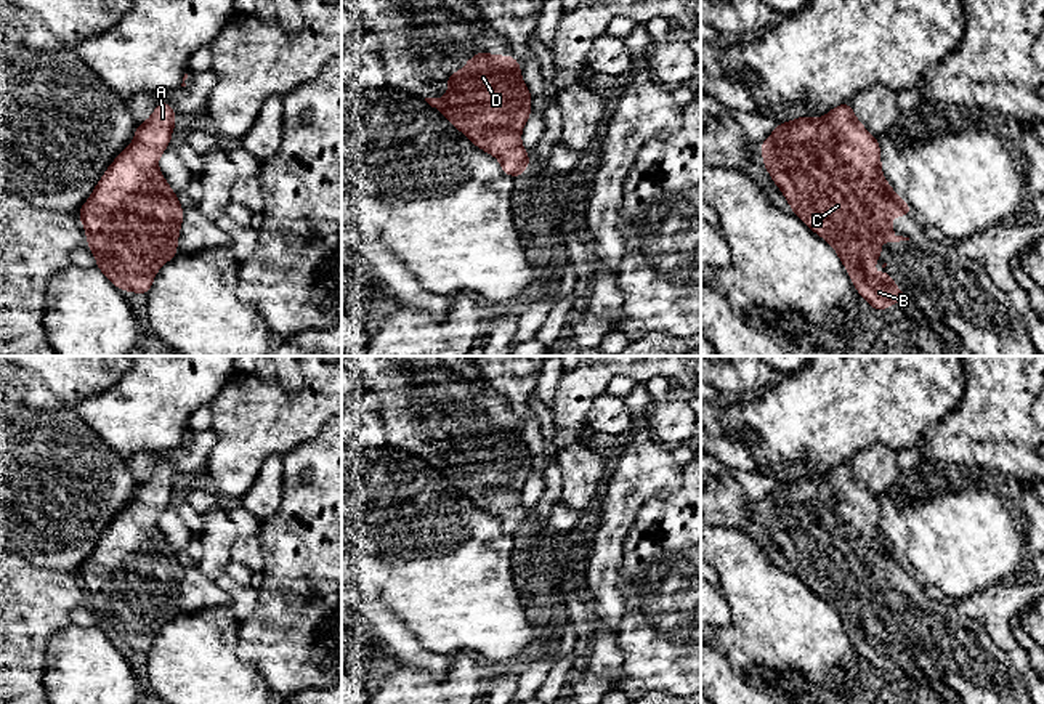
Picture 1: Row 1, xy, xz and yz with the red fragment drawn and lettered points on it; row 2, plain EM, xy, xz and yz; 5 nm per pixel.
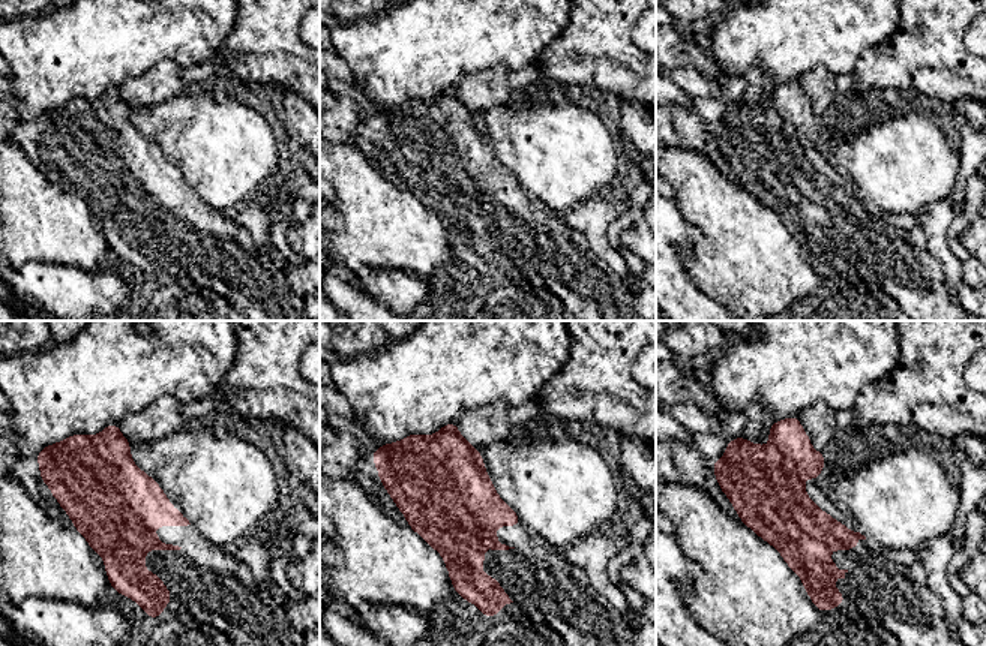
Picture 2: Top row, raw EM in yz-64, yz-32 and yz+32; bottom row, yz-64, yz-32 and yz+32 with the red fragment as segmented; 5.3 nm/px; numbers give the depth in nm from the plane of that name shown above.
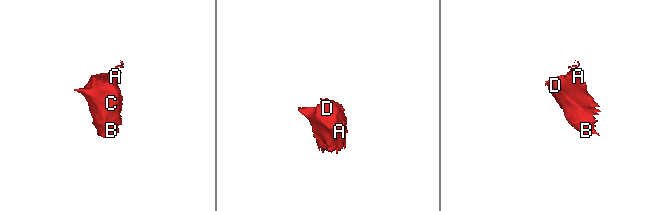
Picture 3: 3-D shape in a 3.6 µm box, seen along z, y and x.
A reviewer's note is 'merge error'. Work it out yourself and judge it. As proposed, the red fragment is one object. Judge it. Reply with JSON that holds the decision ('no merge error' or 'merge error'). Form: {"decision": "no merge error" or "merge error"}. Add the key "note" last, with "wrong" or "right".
{"decision": "no merge error", "note": "wrong"}

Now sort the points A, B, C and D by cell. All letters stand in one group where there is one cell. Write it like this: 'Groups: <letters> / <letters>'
Groups: A B C D

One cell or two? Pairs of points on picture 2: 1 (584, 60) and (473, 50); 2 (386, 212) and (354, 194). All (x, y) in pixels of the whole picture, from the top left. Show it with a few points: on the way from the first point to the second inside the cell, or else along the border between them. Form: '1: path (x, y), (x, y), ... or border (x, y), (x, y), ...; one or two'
1: border (563, 30), (533, 63); two
2: path (378, 212), (362, 197); one

